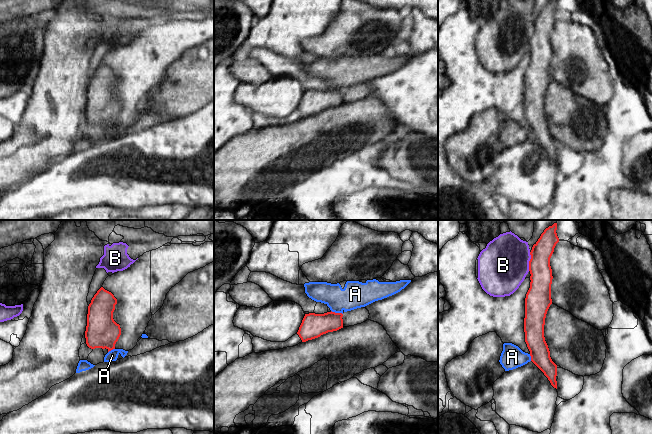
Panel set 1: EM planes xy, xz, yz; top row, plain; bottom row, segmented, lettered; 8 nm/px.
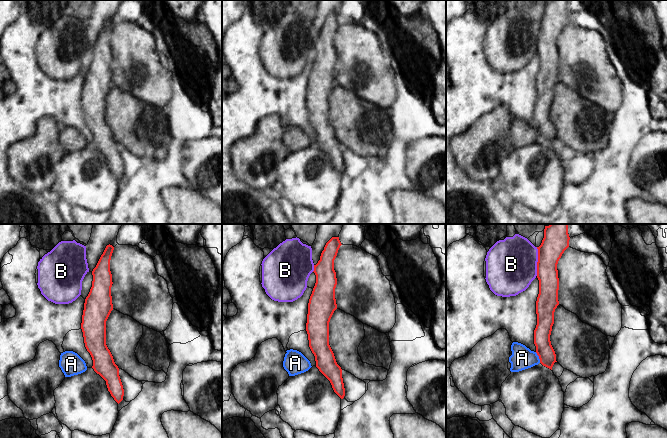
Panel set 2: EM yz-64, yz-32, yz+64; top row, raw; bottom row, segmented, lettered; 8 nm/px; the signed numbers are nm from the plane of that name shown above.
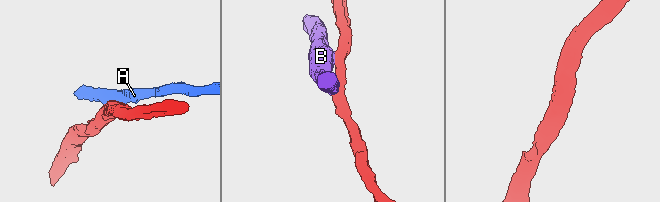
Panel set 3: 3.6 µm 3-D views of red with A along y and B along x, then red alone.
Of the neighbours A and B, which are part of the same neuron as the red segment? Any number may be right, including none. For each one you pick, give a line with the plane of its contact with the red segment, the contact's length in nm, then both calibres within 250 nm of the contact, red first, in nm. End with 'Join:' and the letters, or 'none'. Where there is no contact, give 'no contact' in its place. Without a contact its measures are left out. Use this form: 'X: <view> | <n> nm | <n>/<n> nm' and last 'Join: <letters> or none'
Join: none

